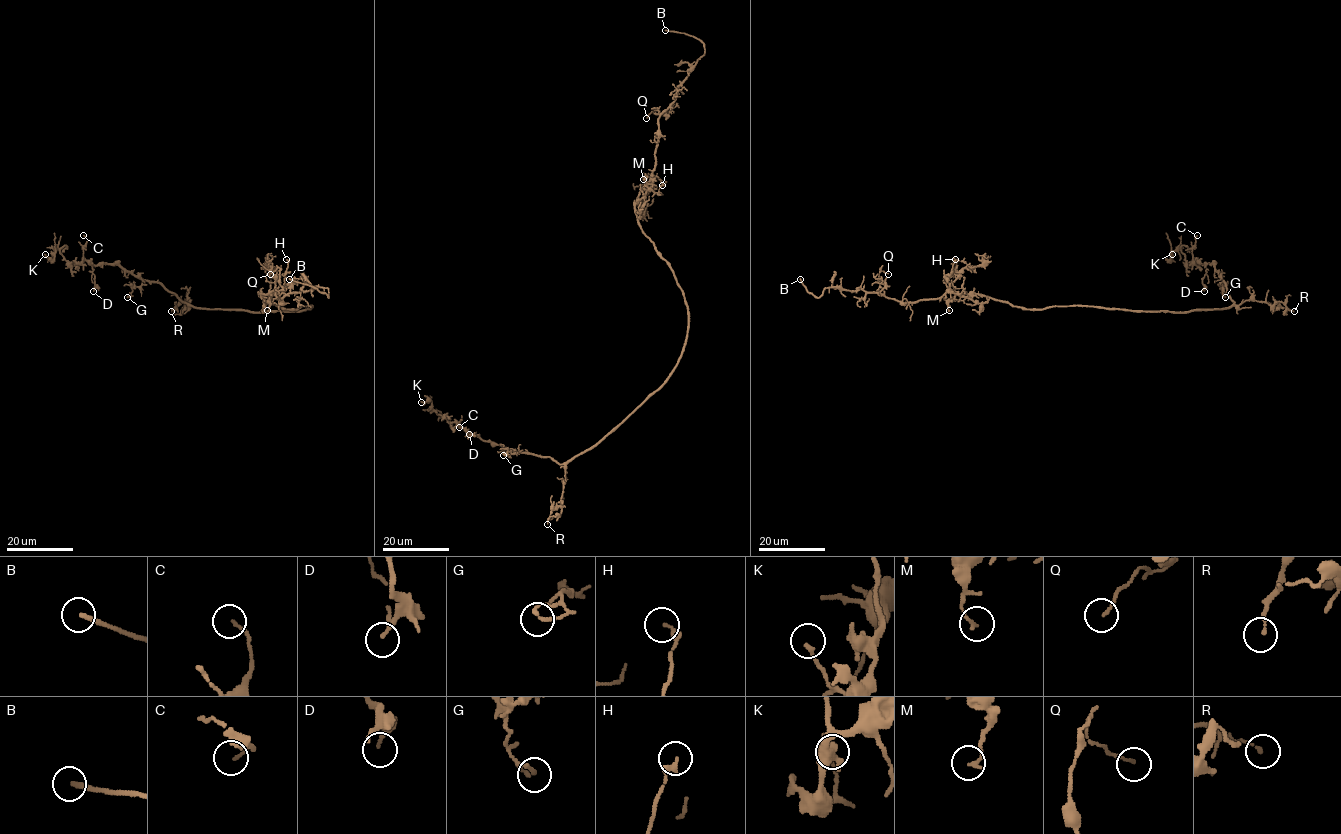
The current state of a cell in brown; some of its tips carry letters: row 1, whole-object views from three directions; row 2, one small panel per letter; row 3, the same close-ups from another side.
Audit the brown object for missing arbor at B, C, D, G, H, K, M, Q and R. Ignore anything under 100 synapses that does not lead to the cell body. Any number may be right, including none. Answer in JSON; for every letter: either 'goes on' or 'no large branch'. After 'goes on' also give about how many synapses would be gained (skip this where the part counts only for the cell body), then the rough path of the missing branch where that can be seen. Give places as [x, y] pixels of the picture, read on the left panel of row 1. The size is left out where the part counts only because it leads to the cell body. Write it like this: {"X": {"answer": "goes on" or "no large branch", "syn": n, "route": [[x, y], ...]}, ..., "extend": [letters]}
{"B": {"answer": "goes on", "route": [[289, 279], [243, 235]]}, "C": {"answer": "no large branch"}, "D": {"answer": "no large branch"}, "G": {"answer": "no large branch"}, "H": {"answer": "no large branch"}, "K": {"answer": "no large branch"}, "M": {"answer": "no large branch"}, "Q": {"answer": "no large branch"}, "R": {"answer": "no large branch"}, "extend": ["B"]}

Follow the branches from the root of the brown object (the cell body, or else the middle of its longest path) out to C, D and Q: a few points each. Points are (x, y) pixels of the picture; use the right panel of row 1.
C: (1097, 307), (1172, 312), (1229, 307), (1233, 301), (1213, 265), (1201, 264), (1192, 259), (1192, 247), (1197, 235)
D: (1097, 307), (1188, 312), (1227, 309), (1233, 303), (1227, 294), (1226, 284), (1211, 264), (1204, 264), (1204, 291)
Q: (1097, 307), (1023, 309), (950, 290), (939, 298), (899, 302), (887, 298), (879, 284), (881, 267), (888, 274)

